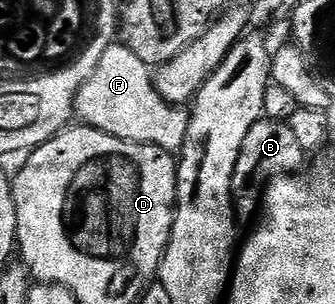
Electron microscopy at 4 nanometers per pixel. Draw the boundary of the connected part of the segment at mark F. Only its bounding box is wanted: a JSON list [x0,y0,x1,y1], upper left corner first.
[75,43,188,154]

